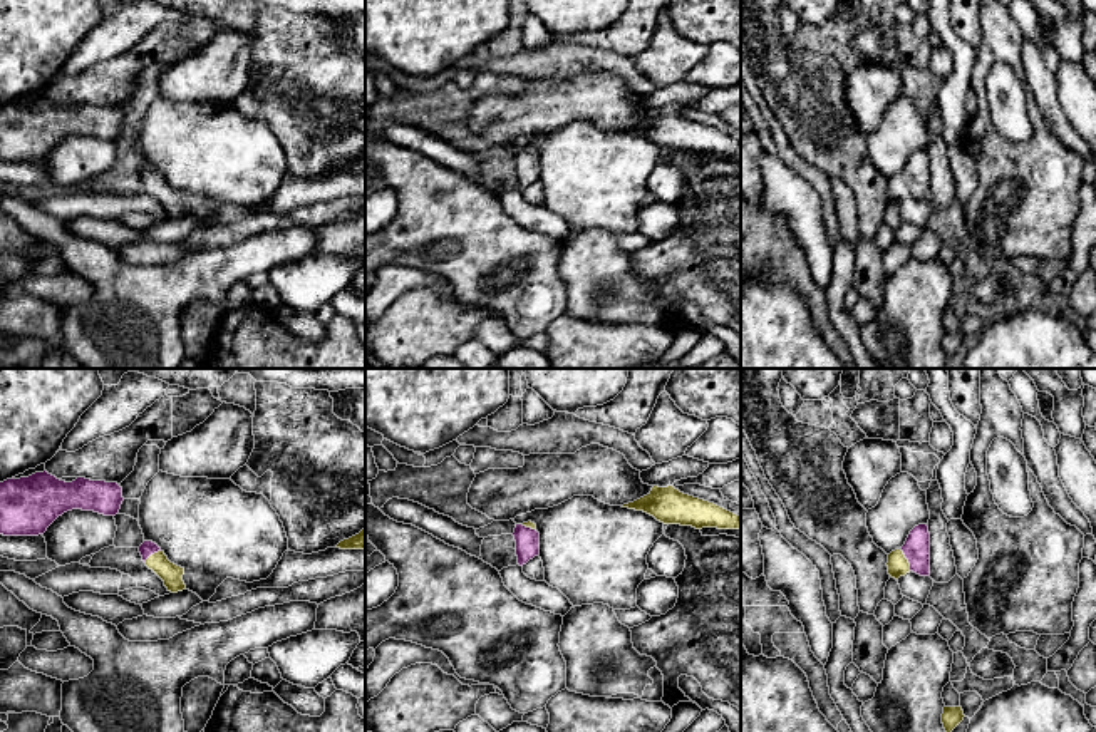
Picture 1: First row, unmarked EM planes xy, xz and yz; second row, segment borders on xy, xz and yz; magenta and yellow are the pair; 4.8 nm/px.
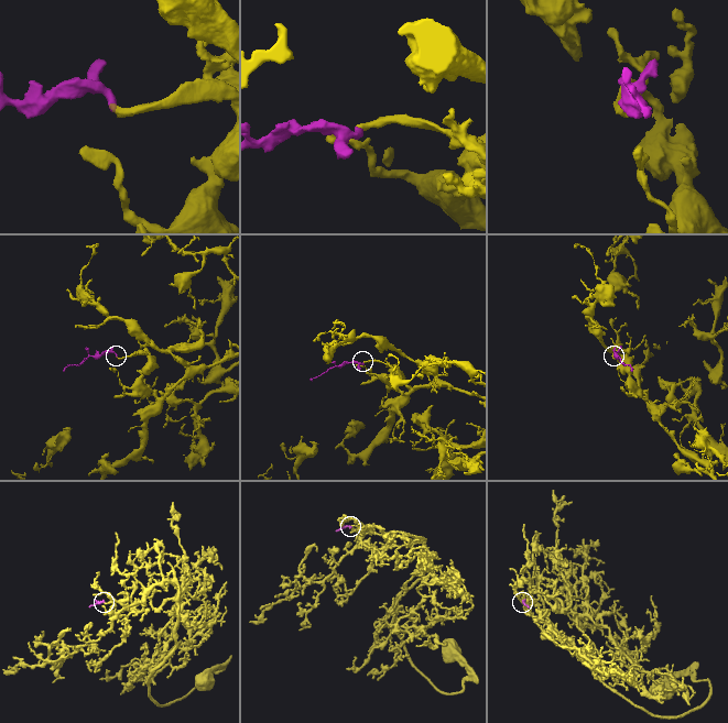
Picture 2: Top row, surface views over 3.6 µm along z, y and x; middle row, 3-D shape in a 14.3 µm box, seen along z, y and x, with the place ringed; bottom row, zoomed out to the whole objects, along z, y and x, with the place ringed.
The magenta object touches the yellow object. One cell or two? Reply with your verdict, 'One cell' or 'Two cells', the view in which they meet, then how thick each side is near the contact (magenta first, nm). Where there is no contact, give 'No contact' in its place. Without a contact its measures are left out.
One cell. Touches magenta in yz. Thickness 130 nm (magenta) against 100 nm

